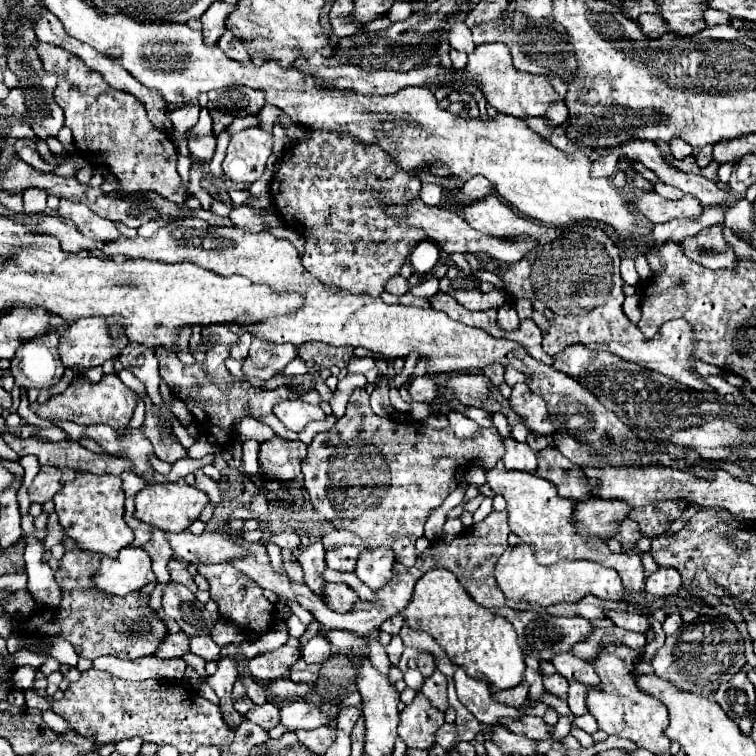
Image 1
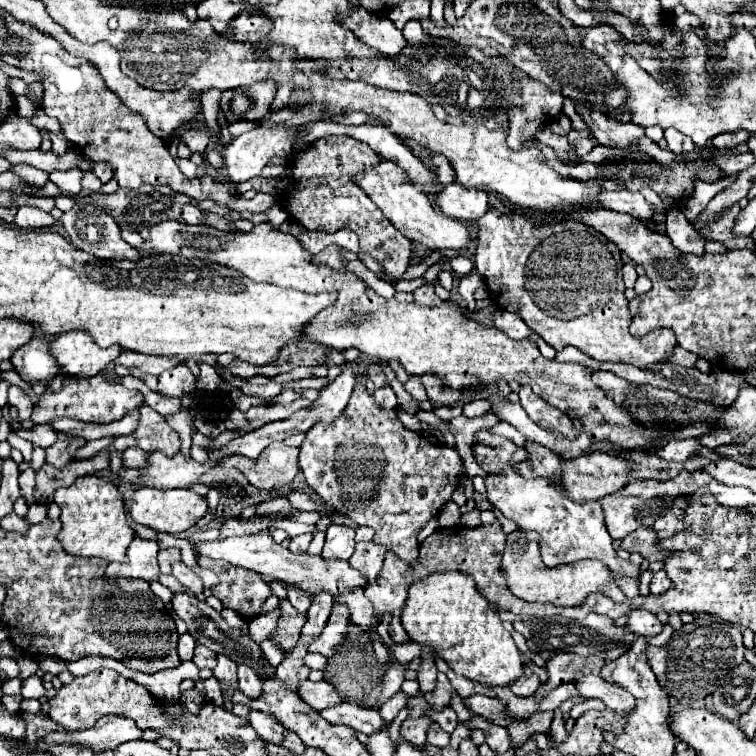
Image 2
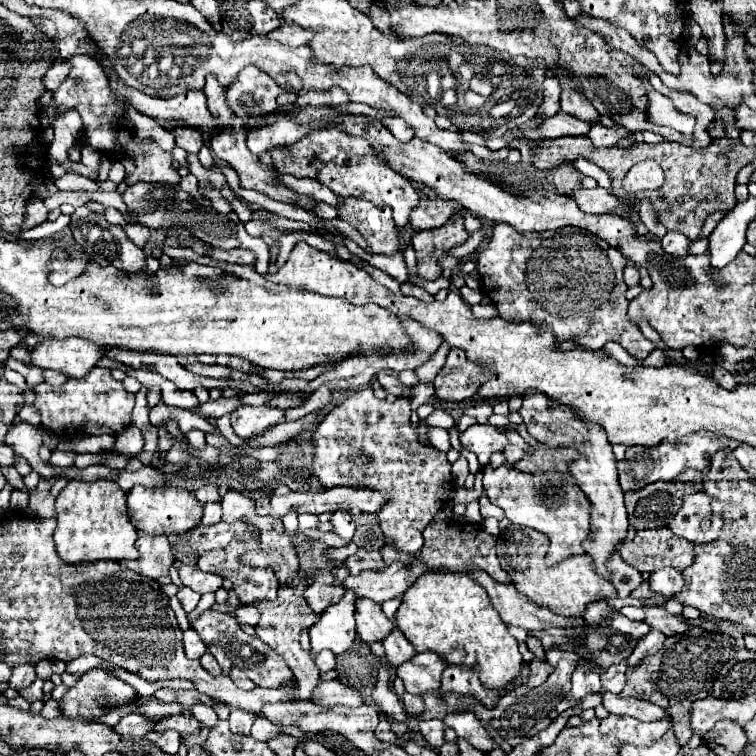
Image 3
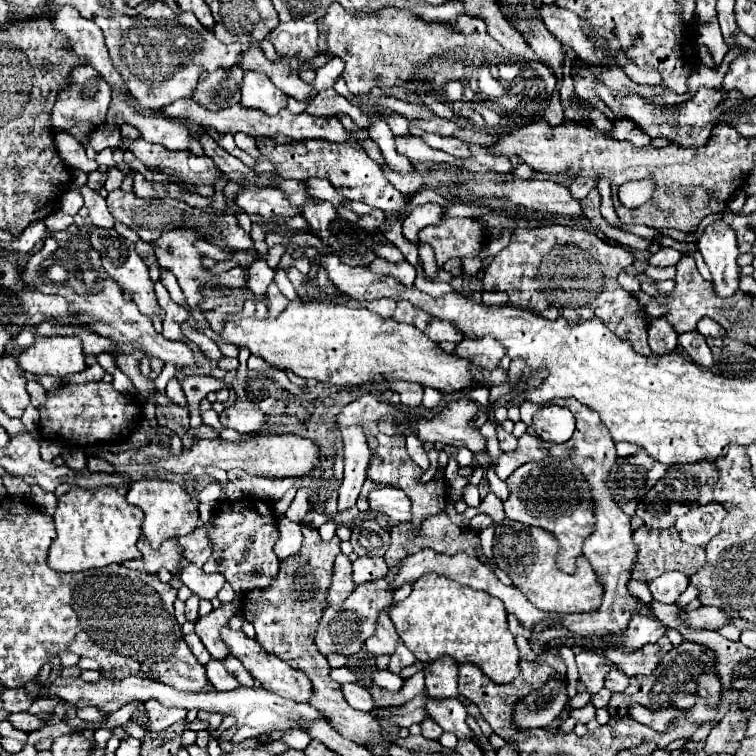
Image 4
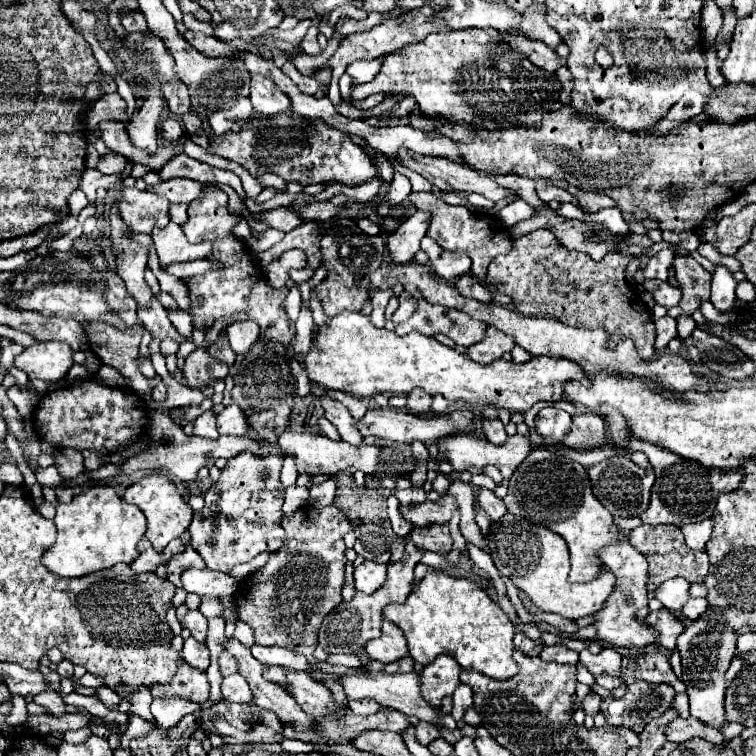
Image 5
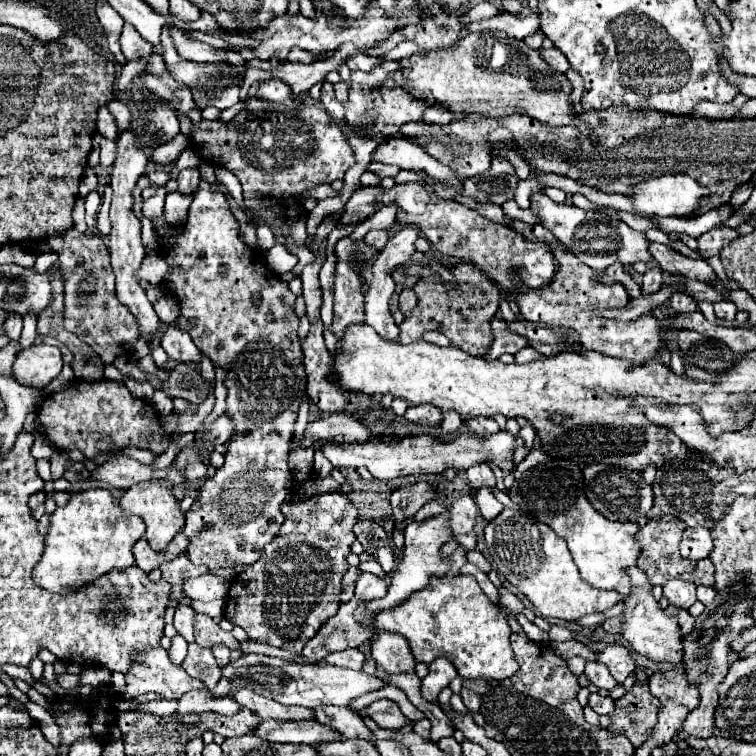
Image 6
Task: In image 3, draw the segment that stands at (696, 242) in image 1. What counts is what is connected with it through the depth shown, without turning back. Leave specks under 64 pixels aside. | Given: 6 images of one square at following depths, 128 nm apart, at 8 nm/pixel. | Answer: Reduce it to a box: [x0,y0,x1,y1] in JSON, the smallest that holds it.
[662,232,690,256]

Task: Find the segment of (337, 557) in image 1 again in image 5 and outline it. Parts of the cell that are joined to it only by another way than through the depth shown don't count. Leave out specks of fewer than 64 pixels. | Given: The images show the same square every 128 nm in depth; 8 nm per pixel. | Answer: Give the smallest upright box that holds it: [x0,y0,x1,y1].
[312,384,364,444]

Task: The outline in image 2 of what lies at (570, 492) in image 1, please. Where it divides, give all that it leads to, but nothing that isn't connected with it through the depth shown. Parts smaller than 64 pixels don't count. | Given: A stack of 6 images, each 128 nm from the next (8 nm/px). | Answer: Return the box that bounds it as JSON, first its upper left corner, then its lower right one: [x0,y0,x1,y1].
[514,442,560,480]

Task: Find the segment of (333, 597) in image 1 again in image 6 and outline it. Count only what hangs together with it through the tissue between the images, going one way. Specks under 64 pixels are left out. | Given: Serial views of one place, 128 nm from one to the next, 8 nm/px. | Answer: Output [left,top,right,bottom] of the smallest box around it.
[372,632,416,674]

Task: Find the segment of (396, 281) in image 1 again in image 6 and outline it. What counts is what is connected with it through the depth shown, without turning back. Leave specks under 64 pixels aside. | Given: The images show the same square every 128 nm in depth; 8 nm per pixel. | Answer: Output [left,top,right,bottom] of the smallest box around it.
[340,182,556,288]

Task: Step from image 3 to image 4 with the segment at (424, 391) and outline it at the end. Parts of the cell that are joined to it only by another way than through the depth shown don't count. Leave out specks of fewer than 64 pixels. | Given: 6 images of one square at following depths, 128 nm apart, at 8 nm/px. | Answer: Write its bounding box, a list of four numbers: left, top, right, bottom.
[405,434,430,472]

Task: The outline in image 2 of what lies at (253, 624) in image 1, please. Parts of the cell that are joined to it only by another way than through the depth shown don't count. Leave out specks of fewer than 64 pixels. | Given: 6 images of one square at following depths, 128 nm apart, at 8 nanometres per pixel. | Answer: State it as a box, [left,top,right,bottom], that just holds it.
[214,564,272,618]

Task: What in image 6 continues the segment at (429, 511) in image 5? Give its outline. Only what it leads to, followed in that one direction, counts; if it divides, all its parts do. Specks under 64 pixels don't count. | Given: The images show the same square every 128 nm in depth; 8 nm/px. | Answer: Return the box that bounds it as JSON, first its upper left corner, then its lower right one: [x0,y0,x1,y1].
[448,496,478,550]

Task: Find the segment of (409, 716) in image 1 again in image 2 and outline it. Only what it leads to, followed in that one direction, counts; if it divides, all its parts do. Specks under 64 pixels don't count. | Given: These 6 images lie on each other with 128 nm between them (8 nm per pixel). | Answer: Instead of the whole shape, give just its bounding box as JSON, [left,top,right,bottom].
[400,716,430,746]

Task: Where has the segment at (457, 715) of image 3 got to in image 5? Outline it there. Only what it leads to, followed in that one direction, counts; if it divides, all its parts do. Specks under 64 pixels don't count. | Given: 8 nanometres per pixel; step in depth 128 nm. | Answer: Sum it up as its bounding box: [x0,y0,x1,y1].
[340,672,456,730]

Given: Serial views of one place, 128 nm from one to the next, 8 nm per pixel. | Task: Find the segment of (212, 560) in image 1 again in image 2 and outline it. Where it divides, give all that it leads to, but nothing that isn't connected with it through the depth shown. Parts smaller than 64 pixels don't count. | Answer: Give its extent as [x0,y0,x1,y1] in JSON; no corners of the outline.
[194,534,368,596]

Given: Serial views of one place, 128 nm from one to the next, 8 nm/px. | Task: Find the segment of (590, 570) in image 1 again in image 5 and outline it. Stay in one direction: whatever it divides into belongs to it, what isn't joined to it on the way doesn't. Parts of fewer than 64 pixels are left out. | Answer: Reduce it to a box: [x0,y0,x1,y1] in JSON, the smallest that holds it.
[486,514,616,620]

